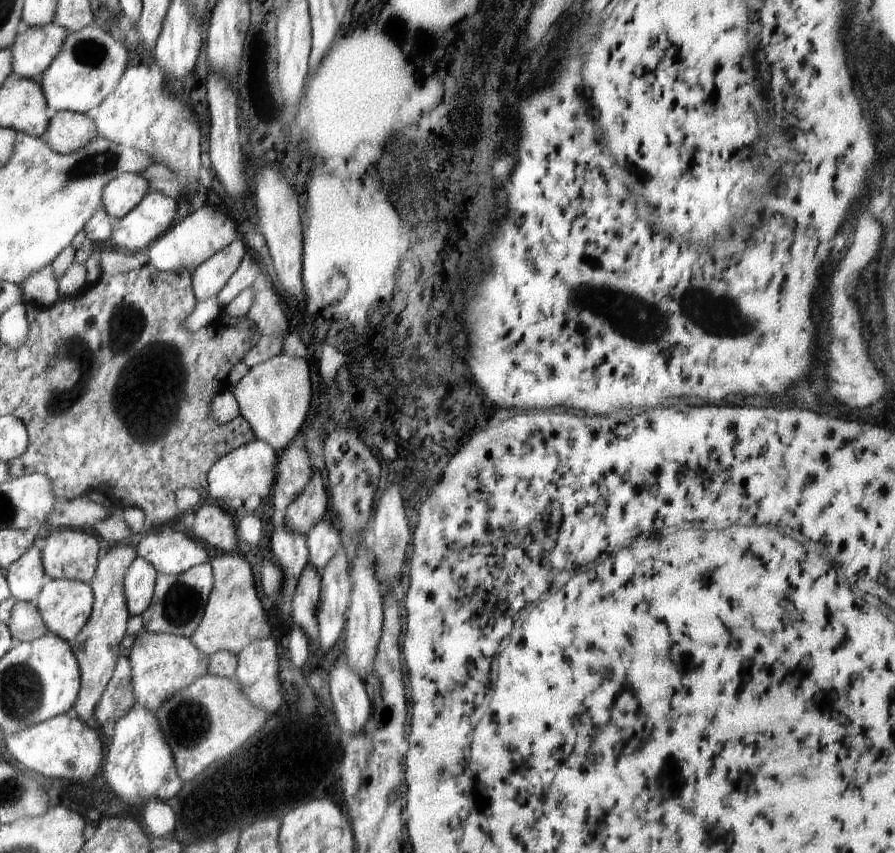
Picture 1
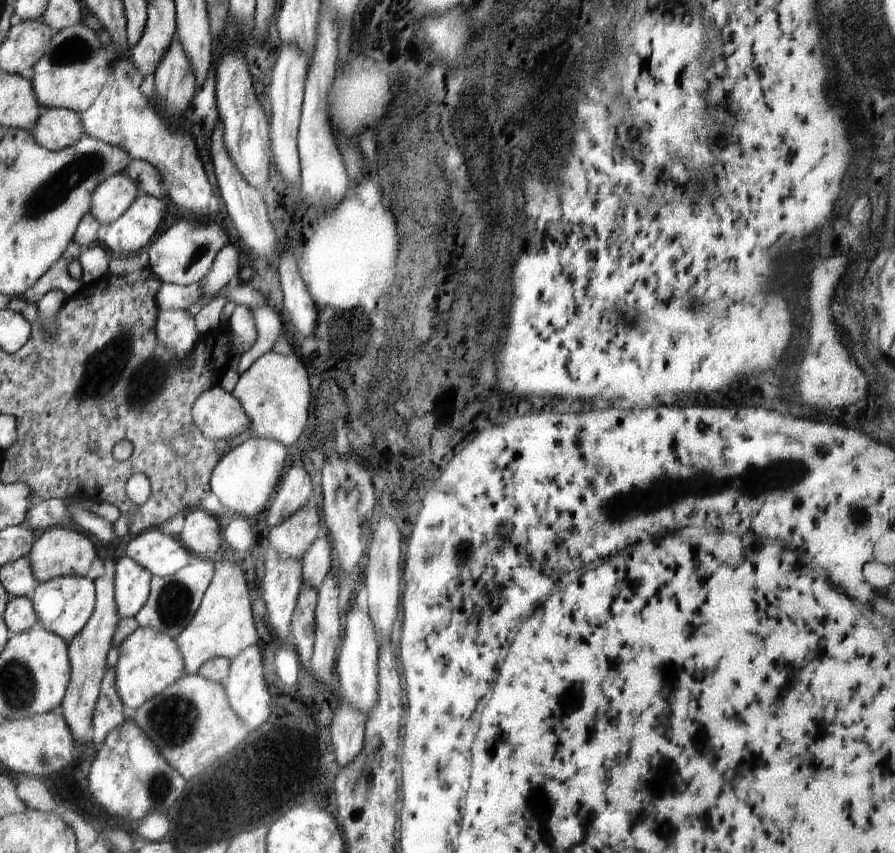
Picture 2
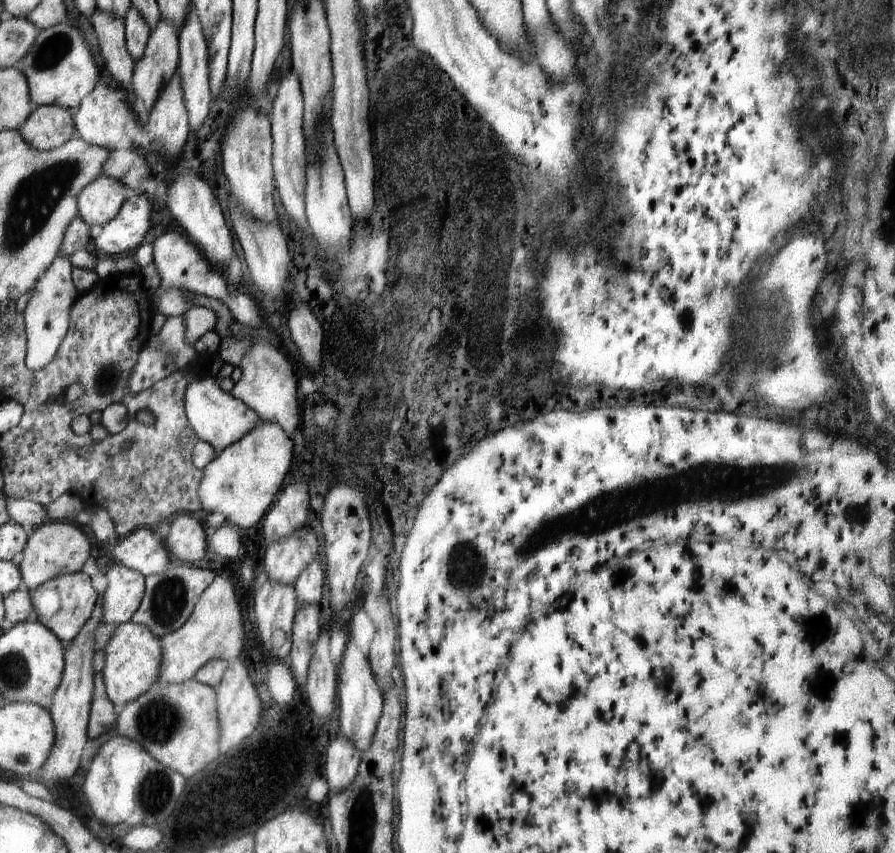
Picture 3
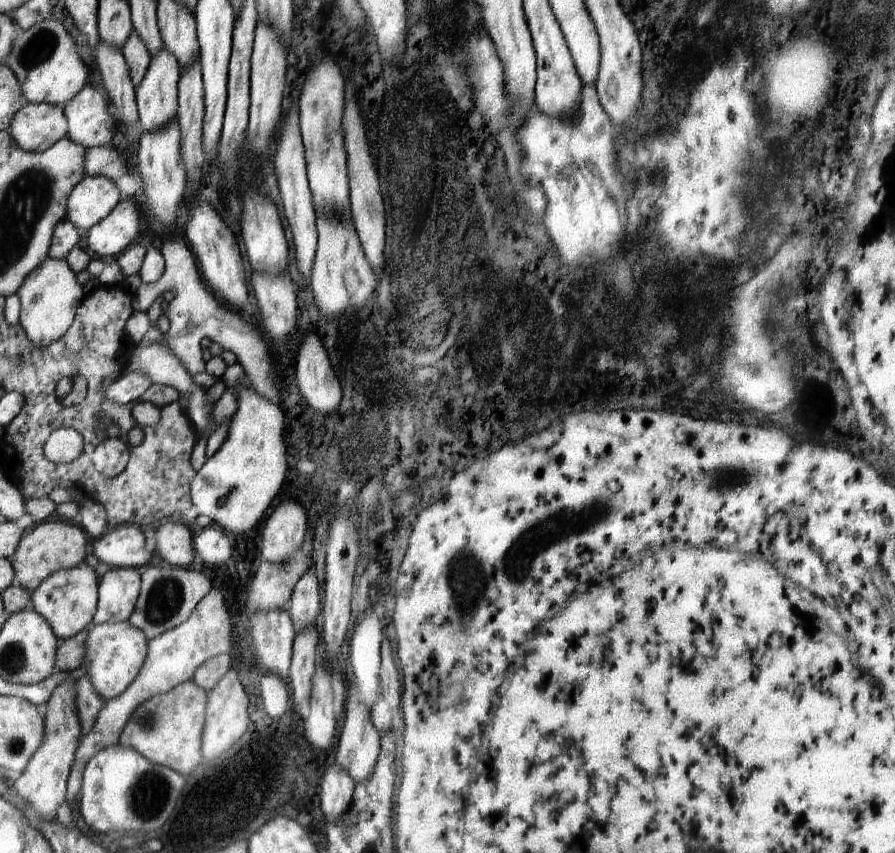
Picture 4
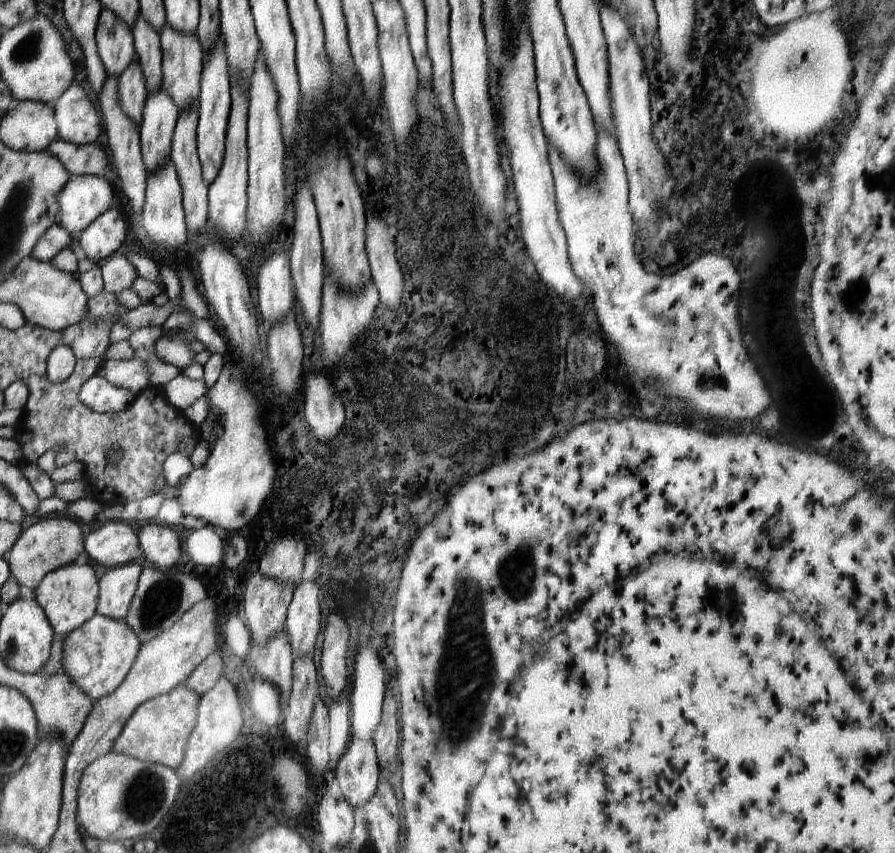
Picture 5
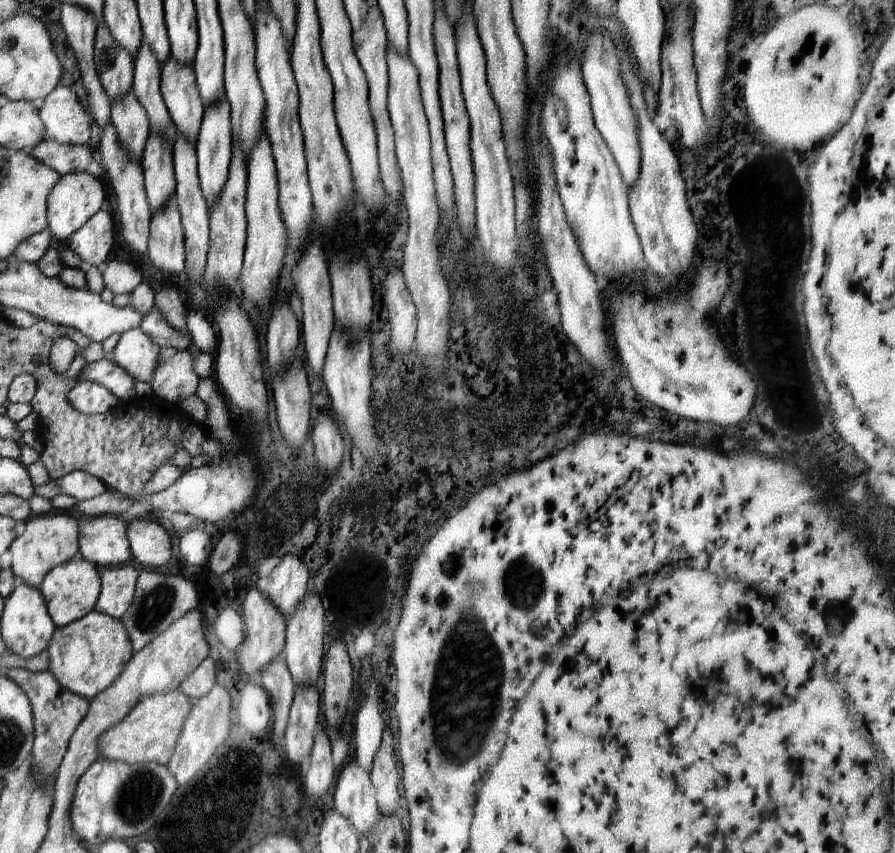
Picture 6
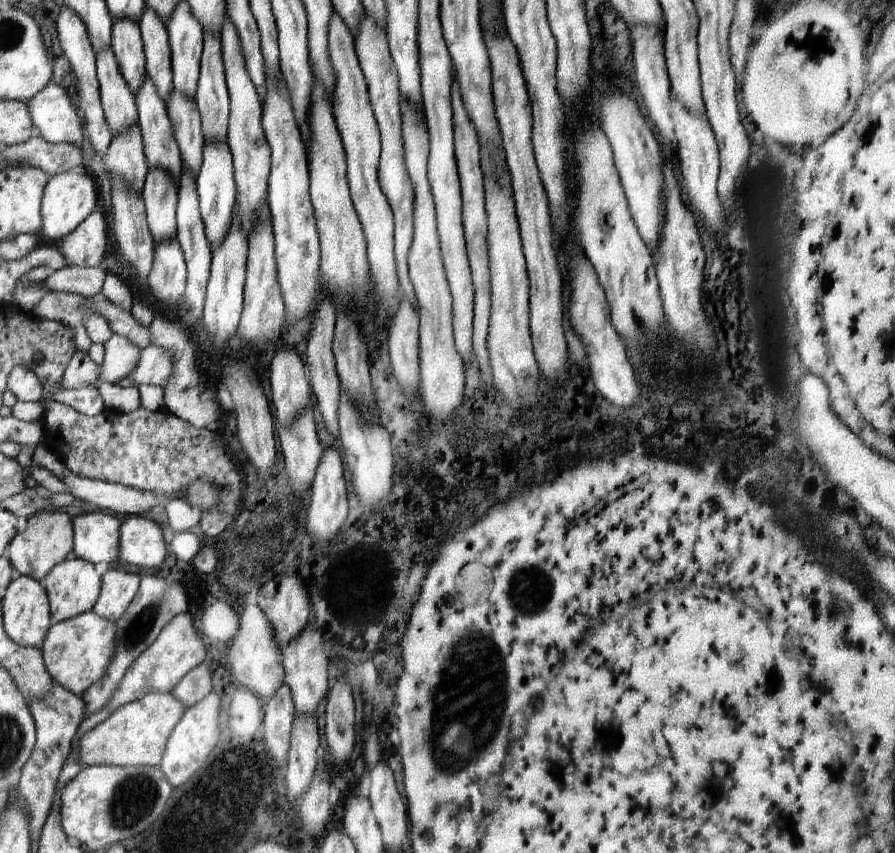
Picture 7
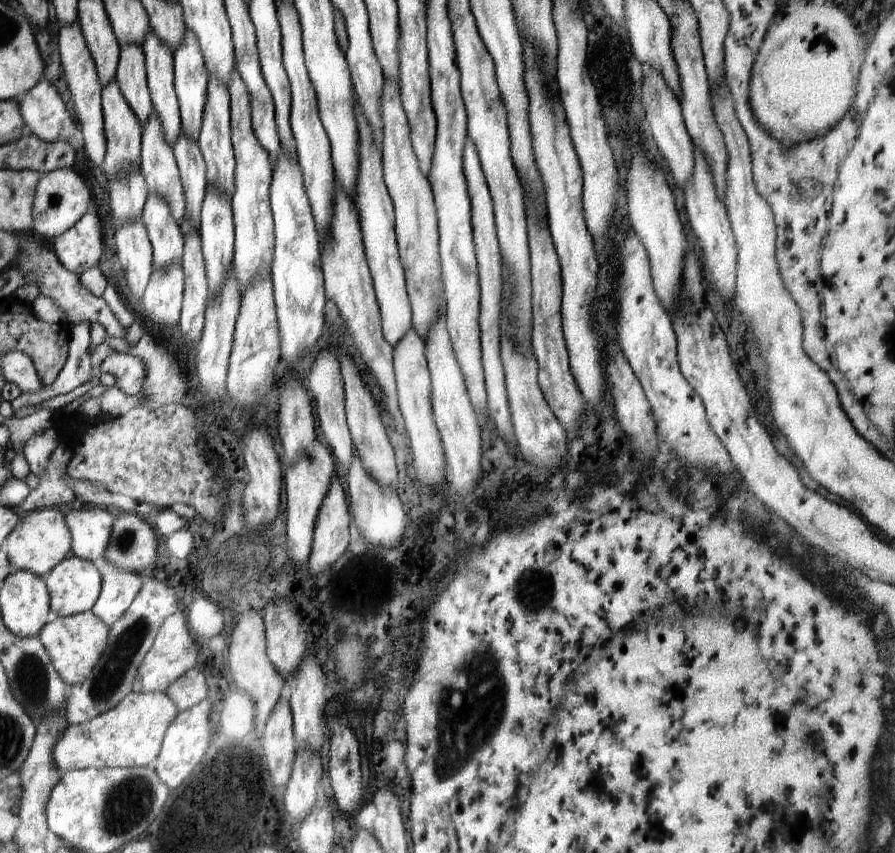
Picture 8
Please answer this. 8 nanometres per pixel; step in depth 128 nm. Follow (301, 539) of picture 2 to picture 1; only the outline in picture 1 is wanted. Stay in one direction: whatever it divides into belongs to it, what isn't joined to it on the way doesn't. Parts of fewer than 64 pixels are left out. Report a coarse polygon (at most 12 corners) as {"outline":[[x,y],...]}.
{"outline":[[314,470],[286,508],[284,524],[307,534],[326,514],[329,491]]}

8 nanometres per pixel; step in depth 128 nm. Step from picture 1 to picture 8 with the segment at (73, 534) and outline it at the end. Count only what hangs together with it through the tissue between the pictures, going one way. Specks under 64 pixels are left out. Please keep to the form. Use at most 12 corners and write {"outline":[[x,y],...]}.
{"outline":[[58,508],[25,513],[6,540],[18,570],[48,577],[70,550]]}

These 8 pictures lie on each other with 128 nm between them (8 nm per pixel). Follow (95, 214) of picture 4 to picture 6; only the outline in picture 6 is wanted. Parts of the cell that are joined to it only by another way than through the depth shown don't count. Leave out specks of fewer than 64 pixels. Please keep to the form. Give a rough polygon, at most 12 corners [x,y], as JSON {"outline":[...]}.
{"outline":[[86,171],[64,175],[48,197],[48,229],[72,237],[104,202]]}

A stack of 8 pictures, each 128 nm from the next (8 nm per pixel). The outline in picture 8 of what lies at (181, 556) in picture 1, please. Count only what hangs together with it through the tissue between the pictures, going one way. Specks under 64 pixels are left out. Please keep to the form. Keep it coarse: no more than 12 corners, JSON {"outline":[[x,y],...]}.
{"outline":[[68,508],[74,556],[94,562],[109,549],[106,509]]}

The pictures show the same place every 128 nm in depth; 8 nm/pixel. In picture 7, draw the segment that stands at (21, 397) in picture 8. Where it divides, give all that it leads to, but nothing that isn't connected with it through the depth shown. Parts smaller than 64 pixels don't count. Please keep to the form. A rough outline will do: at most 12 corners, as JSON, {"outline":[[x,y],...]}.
{"outline":[[77,348],[62,389],[98,387],[100,368]]}

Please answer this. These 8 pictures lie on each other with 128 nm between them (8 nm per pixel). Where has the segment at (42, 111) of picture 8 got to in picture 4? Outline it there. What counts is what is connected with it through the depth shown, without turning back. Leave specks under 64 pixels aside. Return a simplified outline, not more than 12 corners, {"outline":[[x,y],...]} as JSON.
{"outline":[[86,85],[64,106],[67,137],[84,148],[112,138],[108,100]]}

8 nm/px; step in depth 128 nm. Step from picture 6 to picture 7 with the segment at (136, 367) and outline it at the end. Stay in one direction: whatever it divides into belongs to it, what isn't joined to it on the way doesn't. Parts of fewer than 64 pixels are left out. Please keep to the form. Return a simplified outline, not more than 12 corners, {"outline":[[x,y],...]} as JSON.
{"outline":[[120,334],[103,345],[98,382],[114,385],[134,372],[141,349]]}

